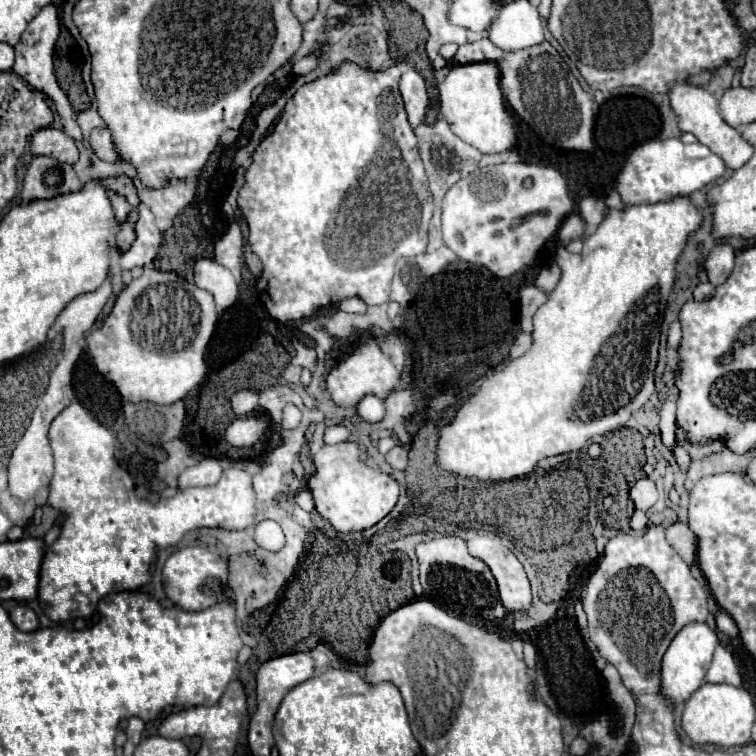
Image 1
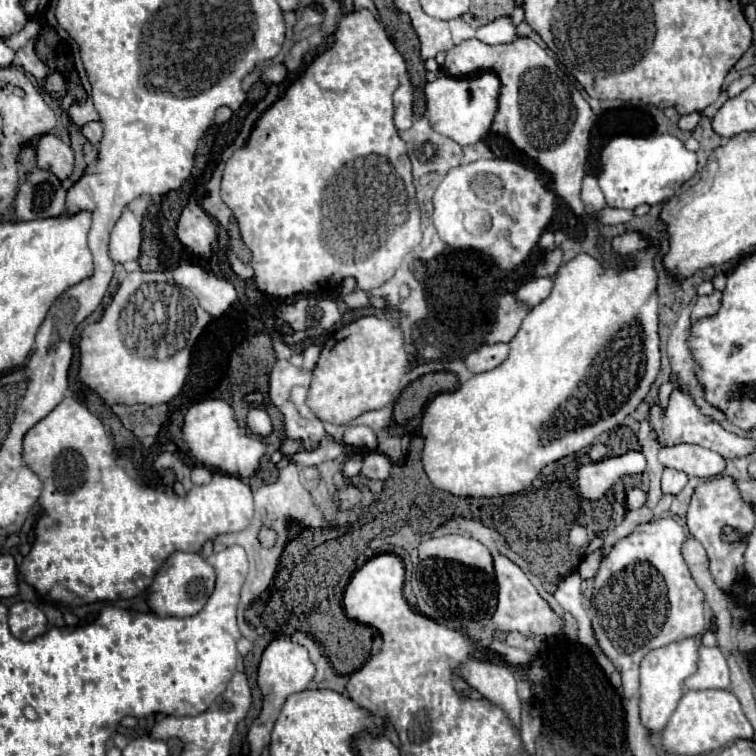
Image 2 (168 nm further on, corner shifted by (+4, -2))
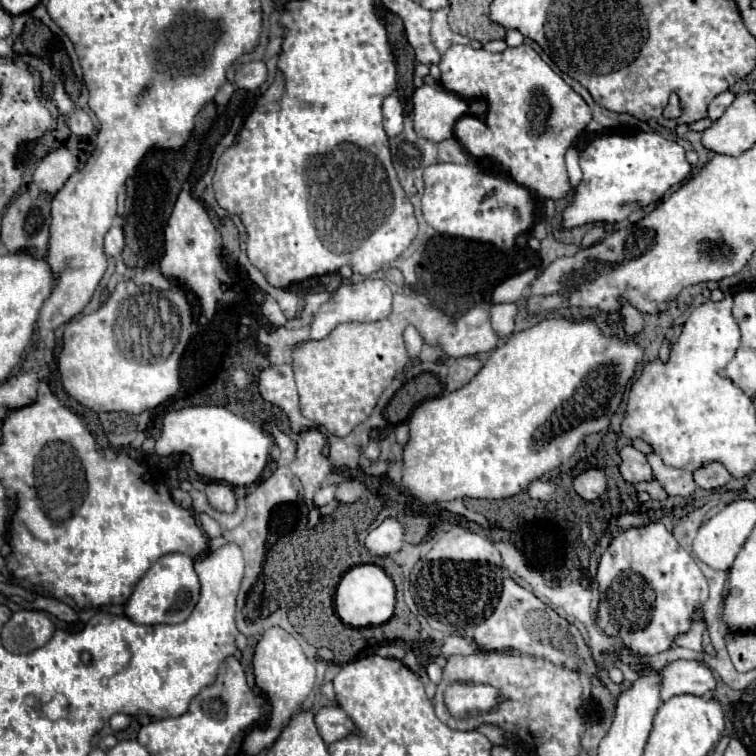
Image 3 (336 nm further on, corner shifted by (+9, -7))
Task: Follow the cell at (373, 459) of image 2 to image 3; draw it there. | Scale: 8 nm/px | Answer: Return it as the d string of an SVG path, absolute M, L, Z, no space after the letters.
M356 479L344 481L344 483L340 483L340 485L338 485L336 499L338 499L340 503L354 503L354 501L362 495L362 491L364 491L364 489L366 489L366 487L364 487L364 483L360 483L360 481L356 481Z

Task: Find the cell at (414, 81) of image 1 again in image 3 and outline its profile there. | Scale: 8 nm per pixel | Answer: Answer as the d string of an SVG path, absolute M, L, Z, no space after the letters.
M392 93L390 97L384 99L382 105L382 113L384 113L384 129L390 137L396 137L402 131L402 123L404 123L404 113L402 113L402 105L396 93Z

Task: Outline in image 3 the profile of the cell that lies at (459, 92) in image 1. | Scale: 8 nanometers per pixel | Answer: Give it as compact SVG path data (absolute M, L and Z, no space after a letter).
M440 85L418 87L414 97L412 97L412 105L414 105L414 129L416 129L416 133L424 139L434 141L434 143L442 143L446 139L452 139L454 137L454 125L460 117L464 117L464 115L484 117L484 113L486 113L484 99L464 99L456 93L446 91Z

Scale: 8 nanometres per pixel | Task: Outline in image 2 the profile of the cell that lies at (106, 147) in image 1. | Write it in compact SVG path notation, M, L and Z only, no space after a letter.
M89 122L83 126L83 136L93 144L93 146L99 146L99 140L103 136L103 128L101 128L101 122Z

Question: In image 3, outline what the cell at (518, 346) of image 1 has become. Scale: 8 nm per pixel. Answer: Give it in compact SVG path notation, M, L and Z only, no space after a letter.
M460 357L450 361L450 371L448 371L448 379L446 379L446 389L454 391L460 389L462 385L466 385L480 369L482 369L482 361L474 359L474 357Z

